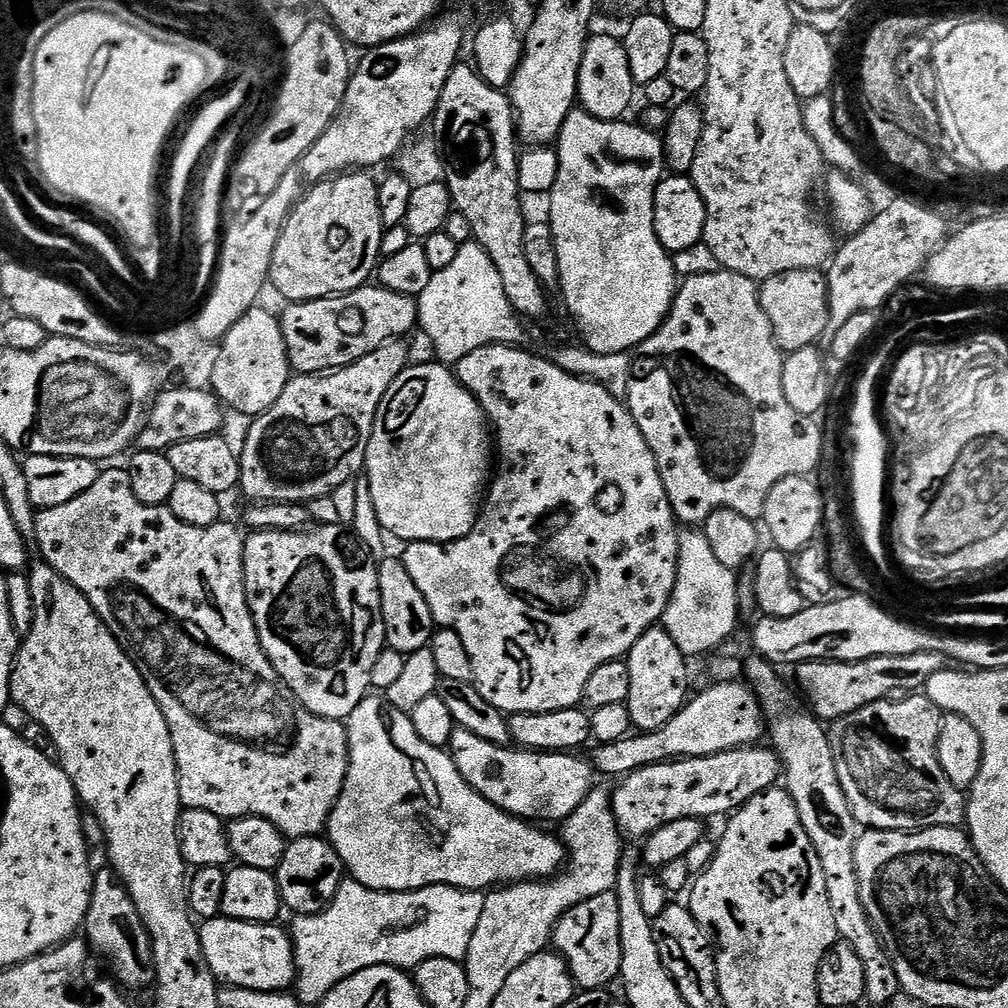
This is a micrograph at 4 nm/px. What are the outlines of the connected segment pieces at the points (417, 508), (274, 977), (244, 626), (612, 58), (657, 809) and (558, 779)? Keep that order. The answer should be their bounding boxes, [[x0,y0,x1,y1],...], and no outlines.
[[364,362,490,544],[199,914,296,992],[34,467,348,840],[576,35,638,120],[612,747,782,838],[447,727,594,822]]

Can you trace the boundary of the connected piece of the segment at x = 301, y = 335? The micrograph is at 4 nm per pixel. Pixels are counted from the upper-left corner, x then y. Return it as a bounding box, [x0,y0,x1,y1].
[280,286,418,374]

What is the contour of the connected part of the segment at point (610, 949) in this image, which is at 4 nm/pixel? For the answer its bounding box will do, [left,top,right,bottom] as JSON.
[558,891,622,990]

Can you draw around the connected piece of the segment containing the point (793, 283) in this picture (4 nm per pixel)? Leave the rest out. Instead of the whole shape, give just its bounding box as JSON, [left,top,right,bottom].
[760,268,828,353]

